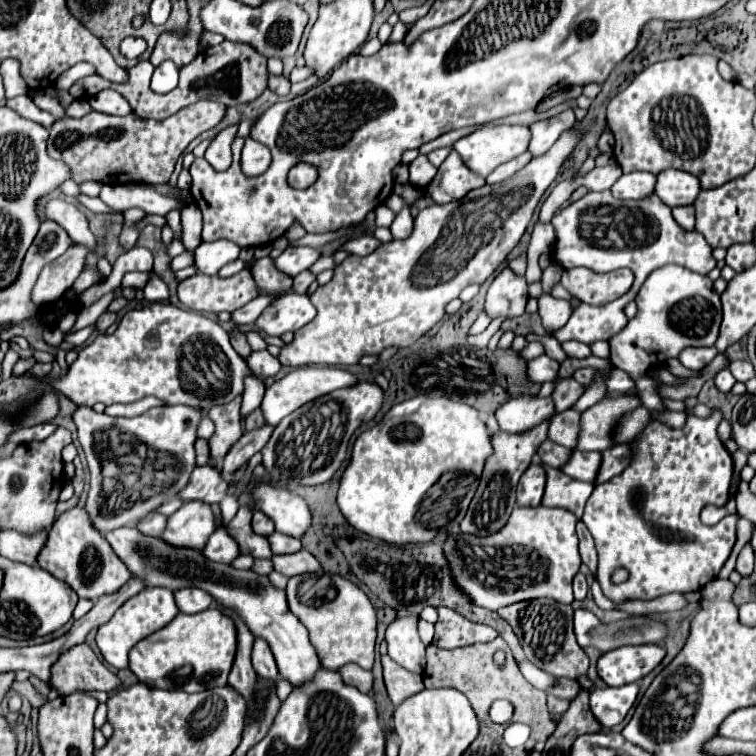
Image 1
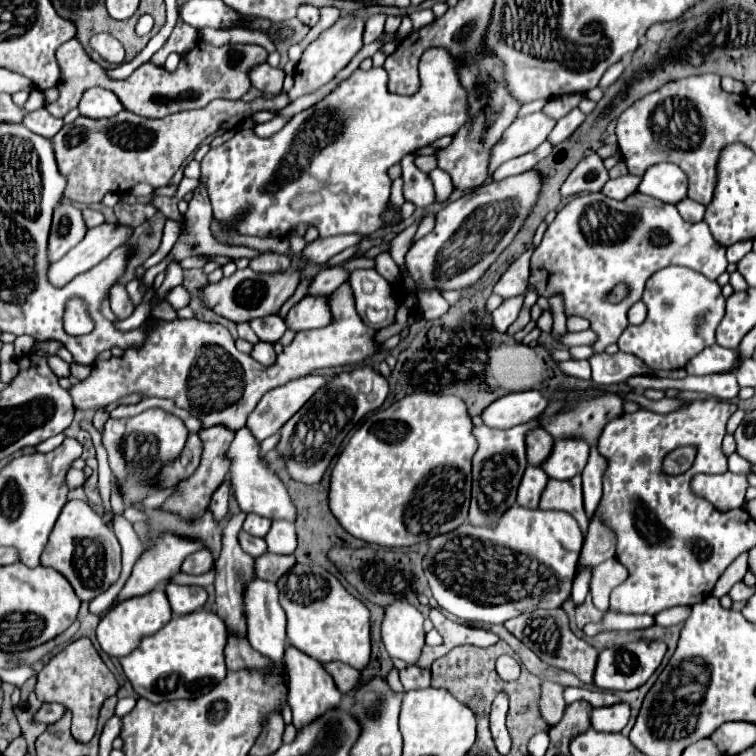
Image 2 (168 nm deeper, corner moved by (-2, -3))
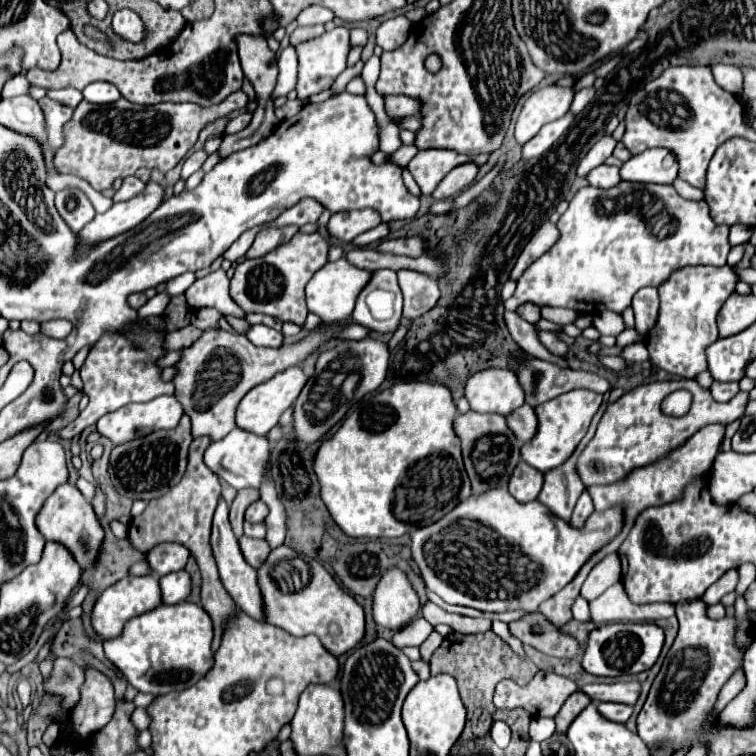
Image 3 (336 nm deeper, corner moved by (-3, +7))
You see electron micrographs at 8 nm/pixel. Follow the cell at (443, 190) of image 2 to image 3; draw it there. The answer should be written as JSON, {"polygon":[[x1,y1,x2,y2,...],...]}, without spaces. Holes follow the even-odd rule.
{"polygon":[[468,162,468,164,460,164,456,168,450,170,450,174,446,174,446,178,442,178,442,182,436,186,436,190,432,192,434,200,448,200,454,194,462,192,476,176,478,166]]}

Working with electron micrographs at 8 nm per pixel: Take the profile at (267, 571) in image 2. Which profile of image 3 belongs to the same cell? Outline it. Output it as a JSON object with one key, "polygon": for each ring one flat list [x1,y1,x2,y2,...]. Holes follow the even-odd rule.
{"polygon":[[248,536,240,538,240,548,242,548,246,562,254,568,260,568,264,564,264,558,268,558,270,554,270,546,266,540,252,540]]}

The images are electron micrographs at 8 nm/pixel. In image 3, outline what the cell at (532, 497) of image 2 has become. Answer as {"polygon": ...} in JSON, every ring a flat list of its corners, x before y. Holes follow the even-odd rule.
{"polygon":[[520,462,516,466,516,470,512,472,512,480,510,480,510,494,518,500,518,502,530,502,536,500,540,490,542,490,542,472,528,466,526,462]]}

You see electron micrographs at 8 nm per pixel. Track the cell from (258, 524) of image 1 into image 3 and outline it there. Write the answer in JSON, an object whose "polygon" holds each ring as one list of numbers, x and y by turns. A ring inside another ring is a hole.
{"polygon":[[256,500,256,502,250,504,248,510,246,510,246,520,252,522,252,524,254,524,254,522,264,522,266,516,268,516,268,506,266,506,262,500]]}

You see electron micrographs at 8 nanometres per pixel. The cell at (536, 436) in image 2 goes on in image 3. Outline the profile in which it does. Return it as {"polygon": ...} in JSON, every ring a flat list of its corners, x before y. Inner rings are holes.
{"polygon":[[528,404,520,406,520,408,514,410,512,414,508,414,506,420,508,420,510,430,516,434,516,438,518,438,522,444,524,444,524,442,530,442,532,436,536,436,538,418,536,418,532,406,528,406]]}

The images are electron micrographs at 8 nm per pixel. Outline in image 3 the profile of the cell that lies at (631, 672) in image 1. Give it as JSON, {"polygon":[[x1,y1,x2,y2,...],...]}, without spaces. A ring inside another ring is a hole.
{"polygon":[[606,624,590,632,584,648,582,668,594,676,622,676,640,674,654,666,664,644,664,632,656,624]]}

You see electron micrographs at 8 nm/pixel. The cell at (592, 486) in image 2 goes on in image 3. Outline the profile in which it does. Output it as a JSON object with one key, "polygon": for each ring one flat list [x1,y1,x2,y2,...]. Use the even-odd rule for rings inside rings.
{"polygon":[[584,490,576,502,576,508,574,508,574,514,572,514,572,526,582,526,584,520,594,512,594,506,592,506,592,498,588,494,588,490]]}

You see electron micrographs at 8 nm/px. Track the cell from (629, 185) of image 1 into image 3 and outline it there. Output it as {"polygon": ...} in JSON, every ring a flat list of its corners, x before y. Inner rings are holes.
{"polygon":[[606,164,594,168,586,178,596,188,612,188,622,180,620,178,620,170,616,166,606,166]]}

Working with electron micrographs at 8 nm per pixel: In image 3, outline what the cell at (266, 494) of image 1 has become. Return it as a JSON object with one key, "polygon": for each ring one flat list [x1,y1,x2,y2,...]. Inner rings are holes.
{"polygon":[[234,428,226,438,212,442,208,446,208,450,204,452,204,462,210,470,214,470,220,478,224,478,232,488,236,490,244,490,244,488,256,488,260,490,260,486,264,482,270,480,270,444,268,438,264,436,256,436,252,432]]}

